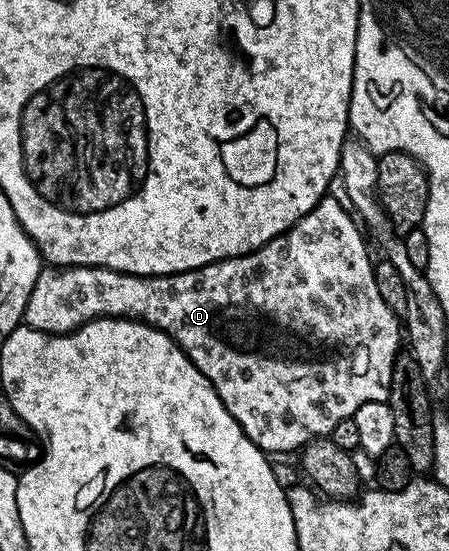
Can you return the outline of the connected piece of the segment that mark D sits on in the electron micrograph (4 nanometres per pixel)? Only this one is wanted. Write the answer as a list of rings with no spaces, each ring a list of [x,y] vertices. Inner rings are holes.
[[[331,193],[324,195],[322,201],[312,211],[305,213],[305,217],[301,217],[301,221],[294,223],[285,234],[269,241],[264,247],[259,247],[247,255],[234,255],[232,259],[219,259],[216,263],[210,263],[192,271],[182,271],[176,275],[126,275],[104,267],[44,266],[37,277],[37,285],[33,285],[33,293],[29,293],[23,323],[41,333],[50,335],[67,335],[94,319],[138,319],[141,323],[148,323],[149,326],[156,327],[158,331],[164,331],[185,352],[189,361],[197,365],[199,372],[213,385],[217,397],[221,397],[225,409],[229,409],[229,413],[239,422],[244,433],[263,452],[295,450],[298,452],[311,440],[330,436],[334,426],[339,421],[355,416],[361,405],[388,402],[394,359],[401,352],[401,346],[399,346],[401,319],[393,309],[389,309],[389,305],[385,305],[385,301],[381,301],[381,293],[377,289],[375,280],[373,258],[371,259],[370,253],[367,252],[368,240],[356,216],[342,202],[339,204],[333,195]]]

